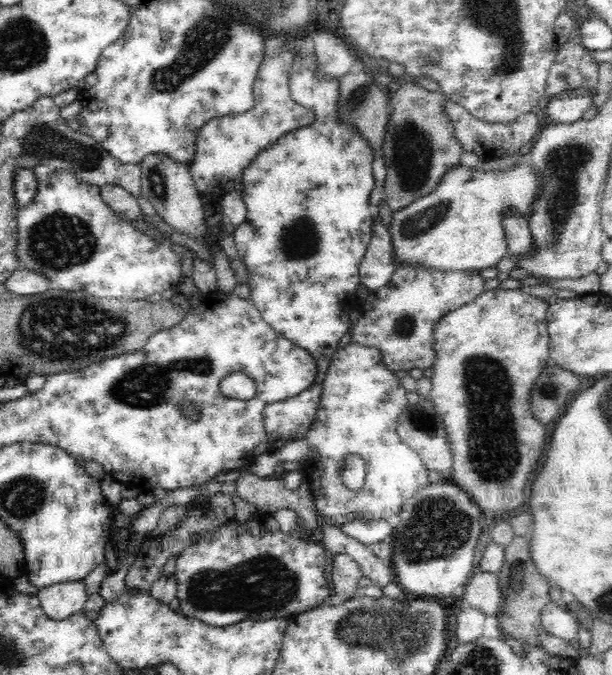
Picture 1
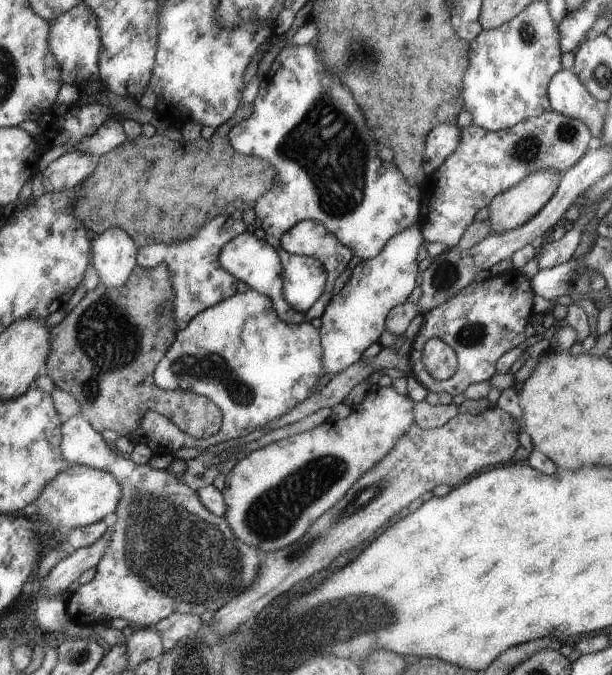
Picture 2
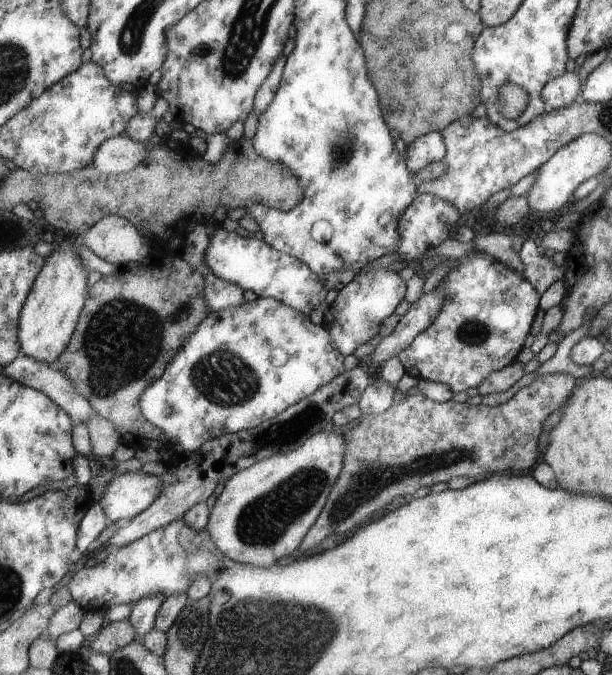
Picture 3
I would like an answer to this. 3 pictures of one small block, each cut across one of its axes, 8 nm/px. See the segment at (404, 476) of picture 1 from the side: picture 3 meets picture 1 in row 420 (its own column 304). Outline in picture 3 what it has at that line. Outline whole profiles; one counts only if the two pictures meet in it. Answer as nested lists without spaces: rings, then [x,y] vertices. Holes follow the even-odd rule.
[[[258,297],[255,300],[242,303],[239,307],[228,307],[223,311],[212,311],[200,323],[195,334],[183,344],[182,350],[174,356],[163,375],[143,392],[139,398],[139,405],[146,419],[170,436],[170,440],[167,443],[169,449],[176,453],[194,452],[200,450],[204,443],[208,443],[211,440],[219,439],[224,435],[247,431],[258,427],[264,421],[274,419],[275,416],[286,411],[288,407],[310,396],[325,384],[332,382],[338,377],[338,374],[342,375],[342,372],[344,372],[344,354],[340,352],[335,341],[332,340],[331,333],[328,332],[328,329],[323,324],[315,325],[309,319],[309,315],[292,308],[291,305],[287,305],[284,301],[276,300],[272,297]]]

